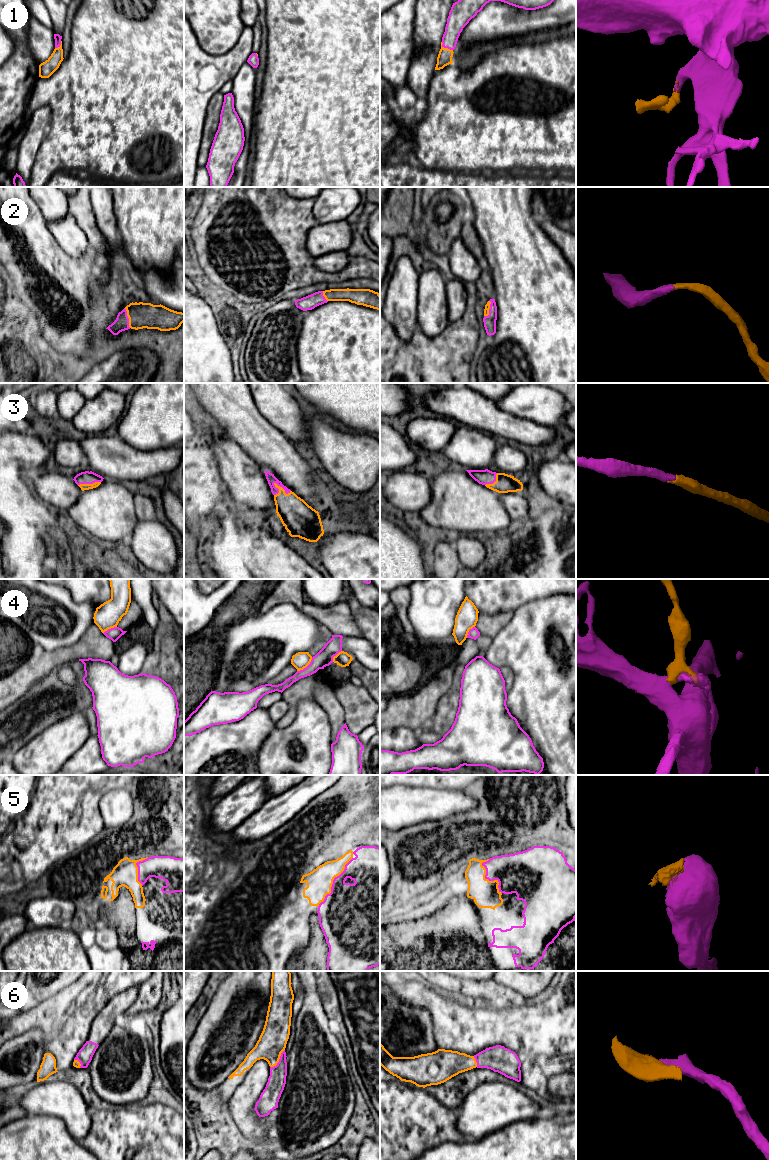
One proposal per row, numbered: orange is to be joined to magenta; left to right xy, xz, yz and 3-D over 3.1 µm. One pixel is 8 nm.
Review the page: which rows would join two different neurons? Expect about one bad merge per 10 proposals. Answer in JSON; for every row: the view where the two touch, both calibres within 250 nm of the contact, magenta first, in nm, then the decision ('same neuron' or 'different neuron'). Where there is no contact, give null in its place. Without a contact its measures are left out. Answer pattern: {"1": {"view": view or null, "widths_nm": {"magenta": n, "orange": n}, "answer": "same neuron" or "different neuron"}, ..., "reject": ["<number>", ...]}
{"1": {"view": "yz", "widths_nm": {"magenta": 160, "orange": 120}, "answer": "same neuron"}, "2": {"view": "xy", "widths_nm": {"magenta": 120, "orange": 220}, "answer": "same neuron"}, "3": {"view": "xz", "widths_nm": {"magenta": 70, "orange": 260}, "answer": "same neuron"}, "4": {"view": "xz", "widths_nm": {"magenta": 140, "orange": 140}, "answer": "different neuron"}, "5": {"view": "xz", "widths_nm": {"magenta": 400, "orange": 200}, "answer": "same neuron"}, "6": {"view": "xz", "widths_nm": {"magenta": 140, "orange": 220}, "answer": "same neuron"}, "reject": ["4"]}

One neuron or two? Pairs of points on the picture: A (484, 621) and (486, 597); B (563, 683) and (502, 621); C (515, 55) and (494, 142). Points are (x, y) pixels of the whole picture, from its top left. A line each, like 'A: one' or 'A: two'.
A: two
B: two
C: one

